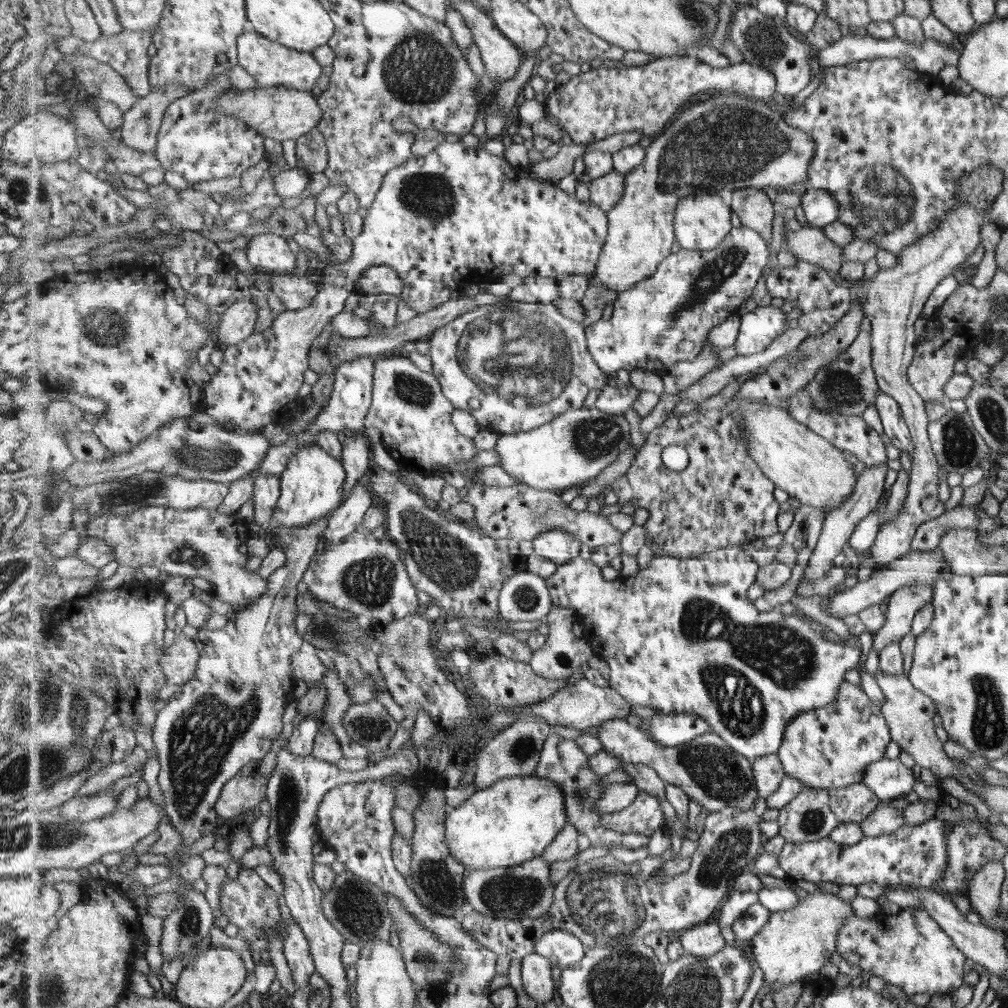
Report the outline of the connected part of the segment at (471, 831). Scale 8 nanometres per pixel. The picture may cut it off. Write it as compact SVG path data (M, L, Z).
M527 775L505 777L485 788L474 792L459 806L450 810L445 828L452 858L461 861L465 868L492 869L493 867L512 867L541 857L563 827L568 823L567 804L563 787L551 779Z

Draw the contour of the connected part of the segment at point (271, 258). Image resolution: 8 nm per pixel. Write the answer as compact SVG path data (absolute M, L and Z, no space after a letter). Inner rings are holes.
M259 234L248 242L246 250L248 262L258 270L287 274L297 271L296 255L289 248L284 237L275 234Z

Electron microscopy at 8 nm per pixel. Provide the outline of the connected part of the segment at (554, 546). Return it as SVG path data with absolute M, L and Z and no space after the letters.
M553 529L539 534L533 541L534 555L552 560L558 566L567 565L579 557L581 540L565 529Z

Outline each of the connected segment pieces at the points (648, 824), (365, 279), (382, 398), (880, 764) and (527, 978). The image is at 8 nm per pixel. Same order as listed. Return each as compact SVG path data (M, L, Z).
M640 790L631 806L618 813L605 814L601 817L601 824L609 831L621 833L623 836L645 834L651 839L665 826L665 811L657 796Z
M373 266L360 280L361 294L393 294L400 297L404 289L404 279L392 266Z
M392 356L390 358L378 358L372 364L374 370L373 400L368 421L383 432L385 447L378 447L384 453L384 457L392 462L397 462L409 472L417 472L423 476L437 476L441 472L463 472L459 468L461 462L471 462L479 450L475 442L463 434L453 424L453 412L455 405L441 389L441 383L436 375L419 369L413 360Z
M883 756L865 768L863 782L881 802L888 802L909 796L915 778L911 769L899 764L898 759Z
M536 952L523 958L521 962L523 990L537 1004L555 1000L556 984L551 978L551 962Z

